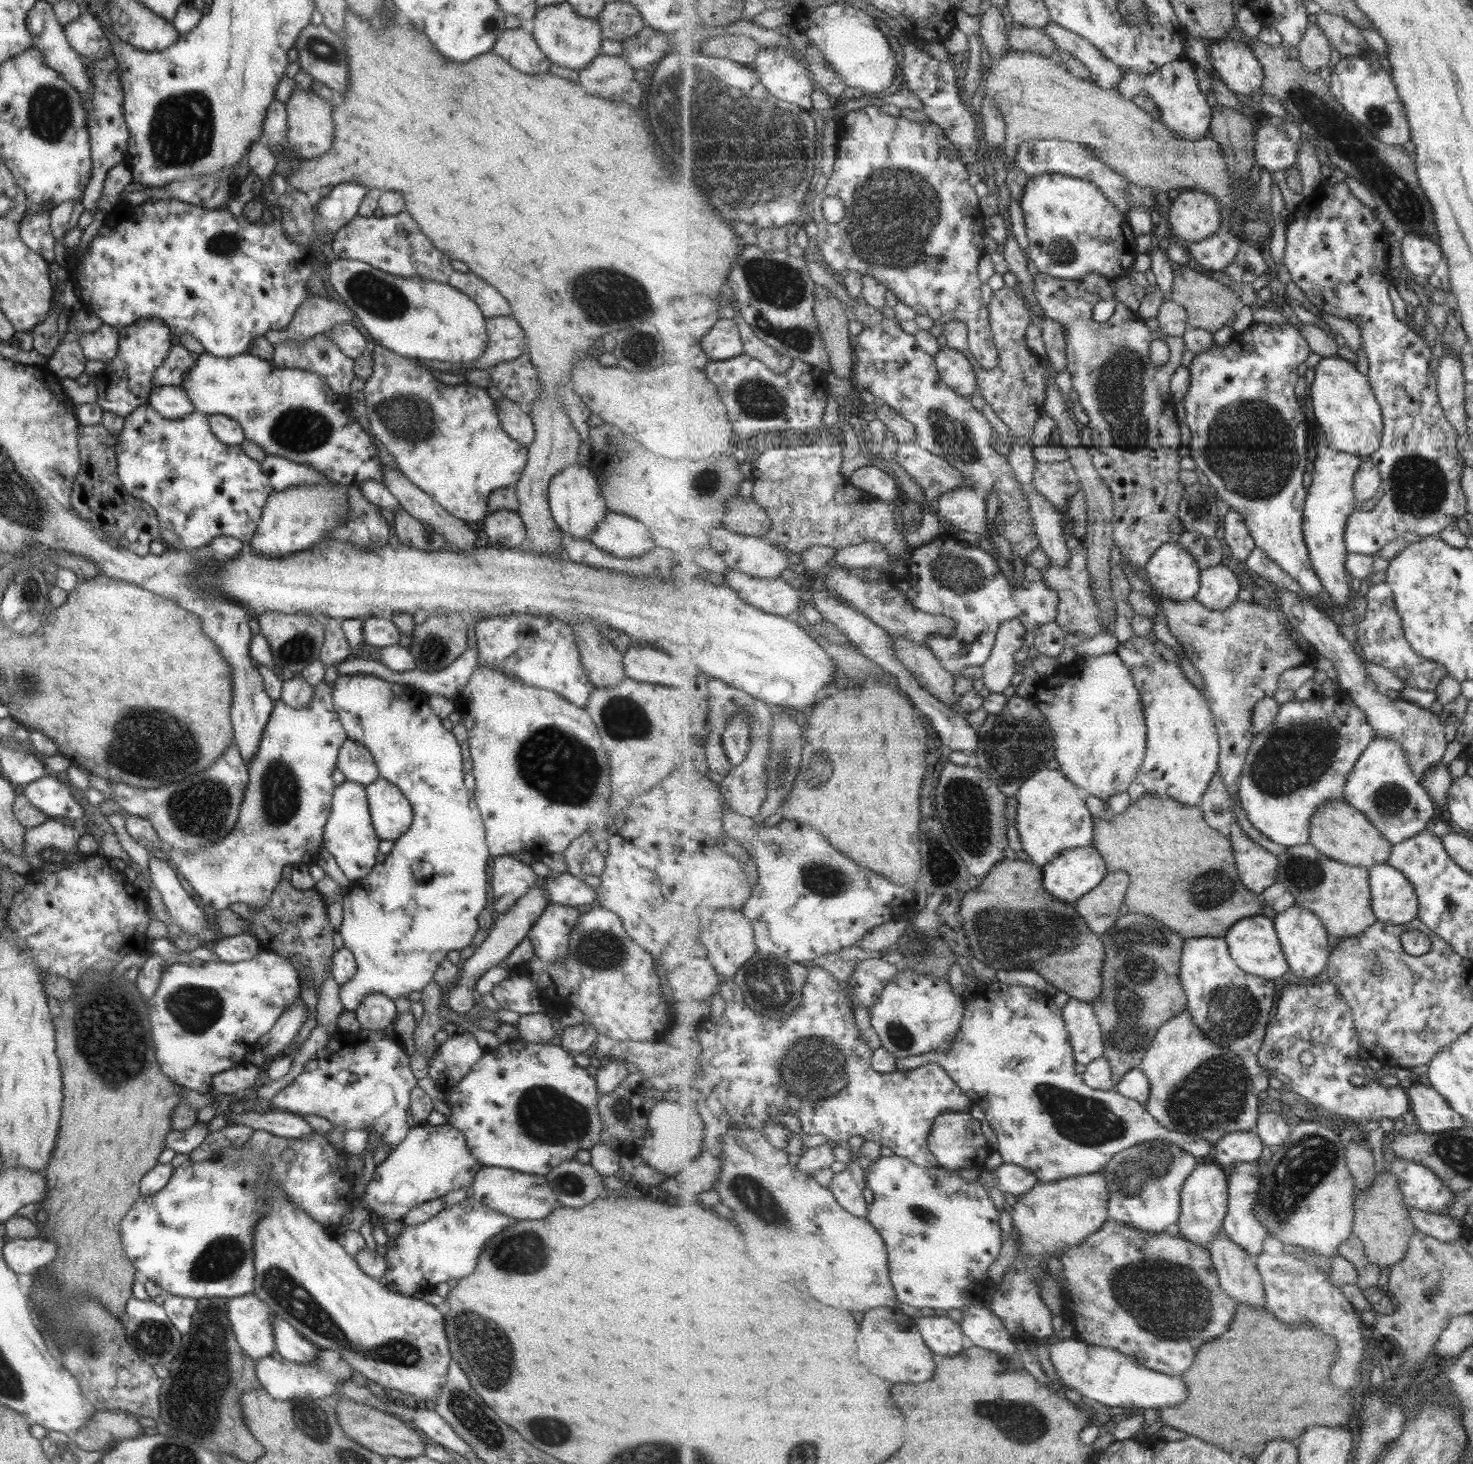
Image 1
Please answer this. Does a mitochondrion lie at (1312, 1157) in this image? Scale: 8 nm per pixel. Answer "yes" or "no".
yes

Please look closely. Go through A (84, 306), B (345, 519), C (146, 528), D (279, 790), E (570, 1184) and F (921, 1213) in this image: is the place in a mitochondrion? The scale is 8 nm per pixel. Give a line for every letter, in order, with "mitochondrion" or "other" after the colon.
A: other
B: other
C: other
D: mitochondrion
E: mitochondrion
F: mitochondrion

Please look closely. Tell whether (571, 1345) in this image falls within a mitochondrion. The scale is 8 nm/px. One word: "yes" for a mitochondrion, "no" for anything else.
no

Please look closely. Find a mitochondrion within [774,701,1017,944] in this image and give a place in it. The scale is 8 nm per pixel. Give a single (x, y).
(969, 801)

